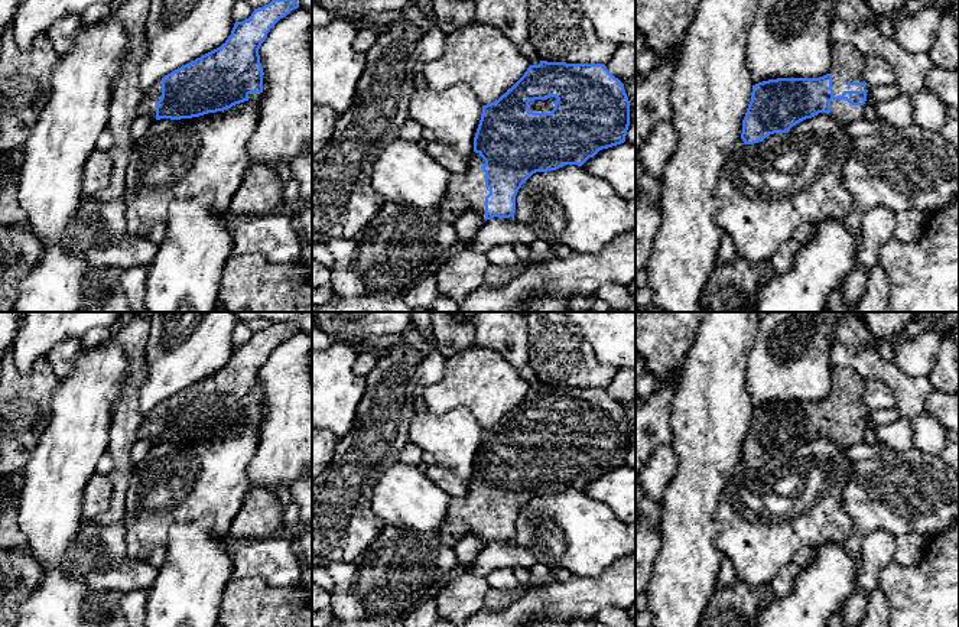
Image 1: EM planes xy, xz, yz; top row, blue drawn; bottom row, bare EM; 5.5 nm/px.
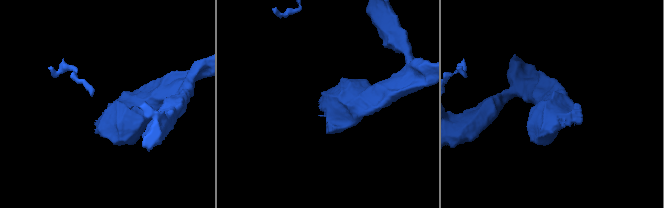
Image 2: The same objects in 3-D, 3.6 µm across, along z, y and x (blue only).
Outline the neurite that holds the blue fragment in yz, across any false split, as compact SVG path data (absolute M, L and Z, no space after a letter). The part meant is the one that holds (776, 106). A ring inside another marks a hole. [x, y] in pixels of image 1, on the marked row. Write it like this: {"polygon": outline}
{"polygon": "M833 43L832 66L819 78L777 78L752 85L741 139L754 144L797 123L828 114L851 124L864 118L868 85L865 56L852 45Z"}

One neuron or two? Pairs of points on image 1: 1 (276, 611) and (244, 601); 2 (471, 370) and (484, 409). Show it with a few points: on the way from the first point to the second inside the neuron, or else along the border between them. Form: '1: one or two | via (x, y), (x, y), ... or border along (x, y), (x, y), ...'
1: one | via (269, 611), (254, 611), (252, 608)
2: one | via (481, 380), (484, 383), (484, 399)

